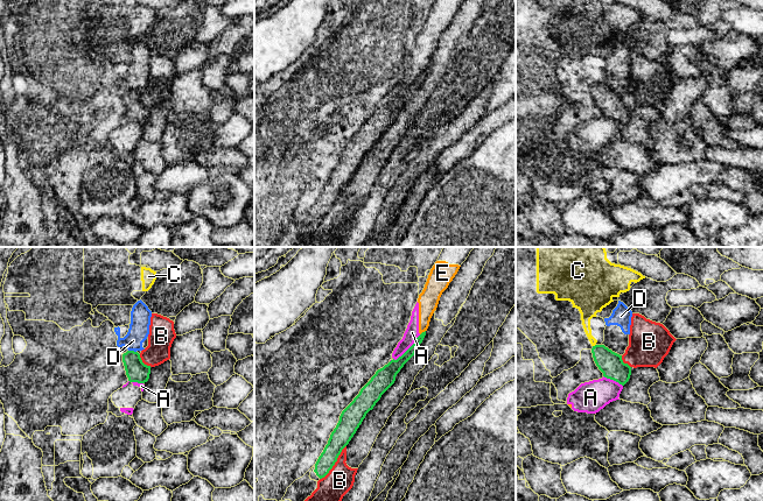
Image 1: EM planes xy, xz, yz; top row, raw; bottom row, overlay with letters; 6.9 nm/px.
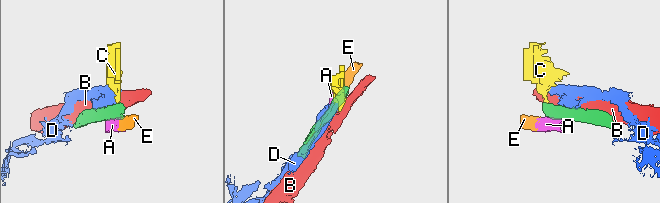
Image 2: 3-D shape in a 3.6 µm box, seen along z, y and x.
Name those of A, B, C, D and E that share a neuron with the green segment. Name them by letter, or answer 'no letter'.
no letter

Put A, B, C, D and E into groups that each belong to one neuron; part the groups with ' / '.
A E / B / C / D

